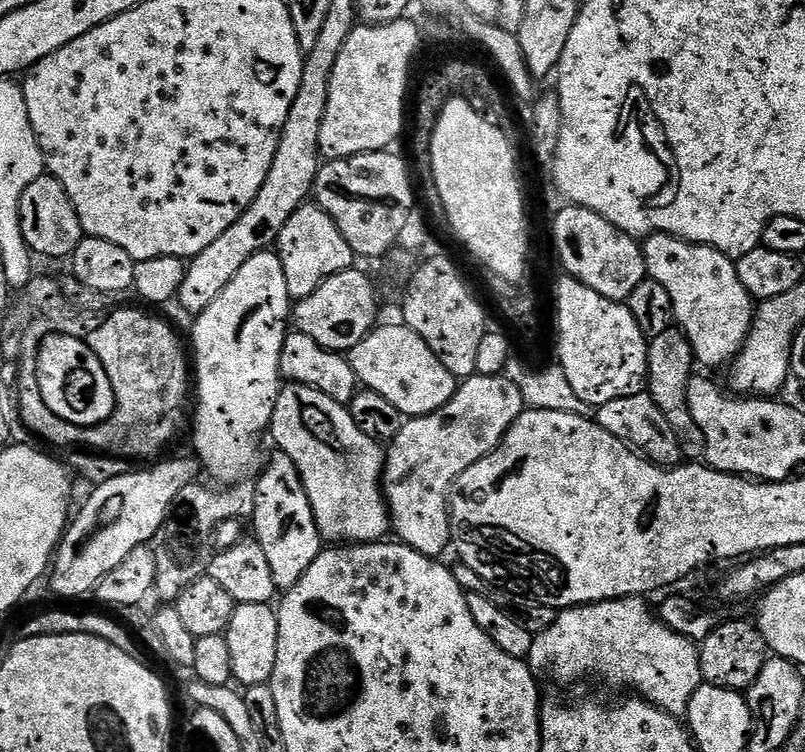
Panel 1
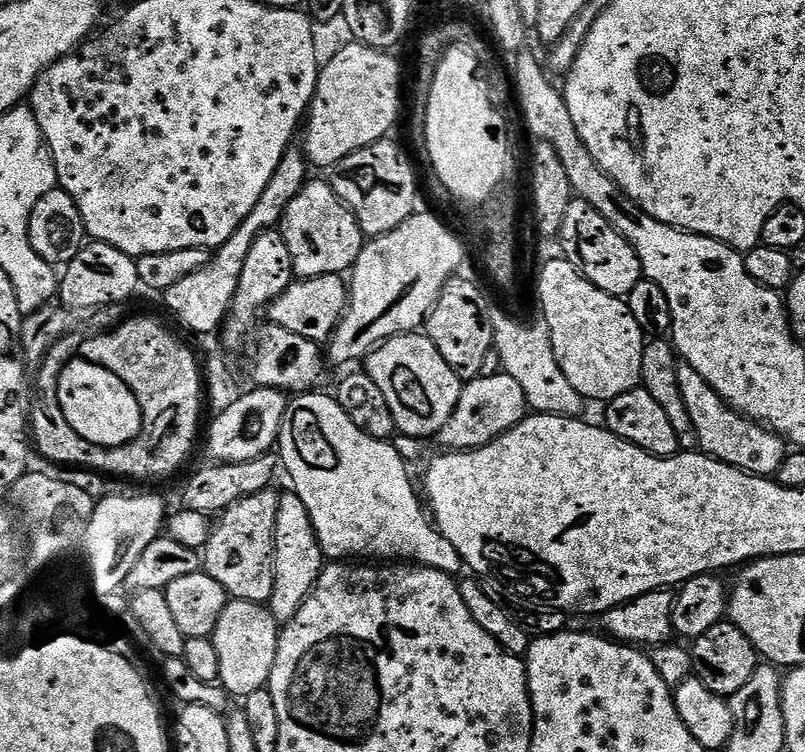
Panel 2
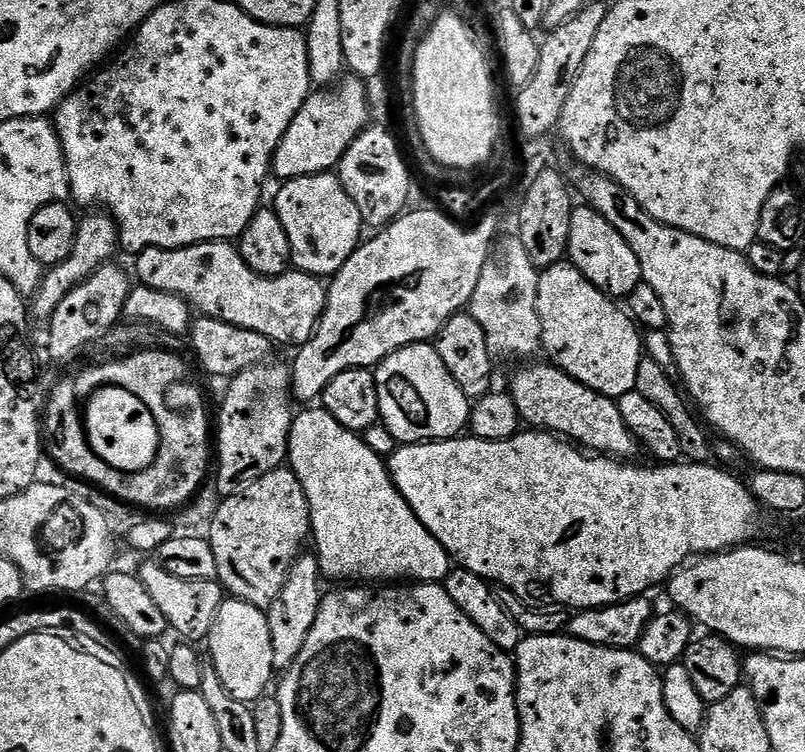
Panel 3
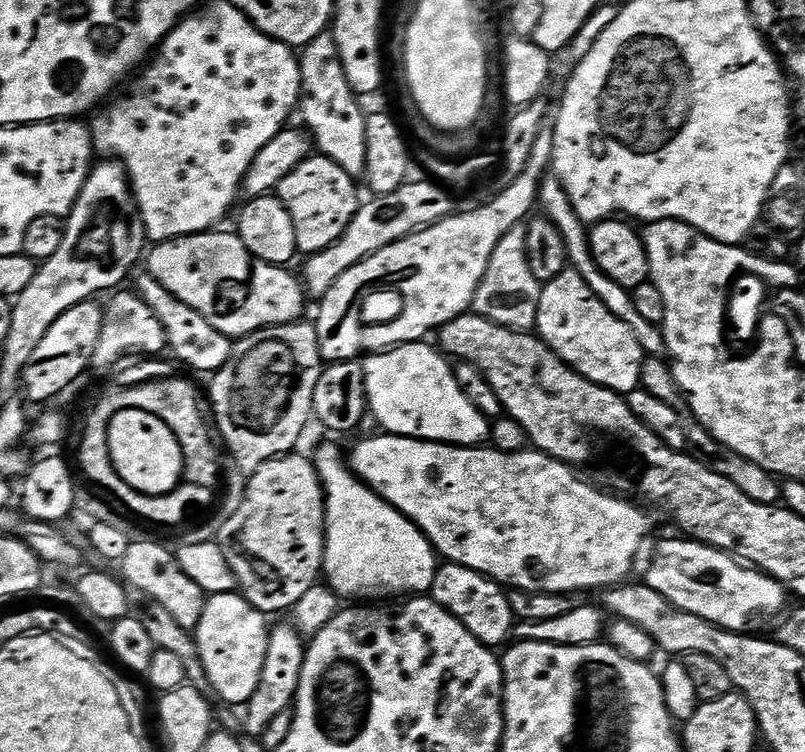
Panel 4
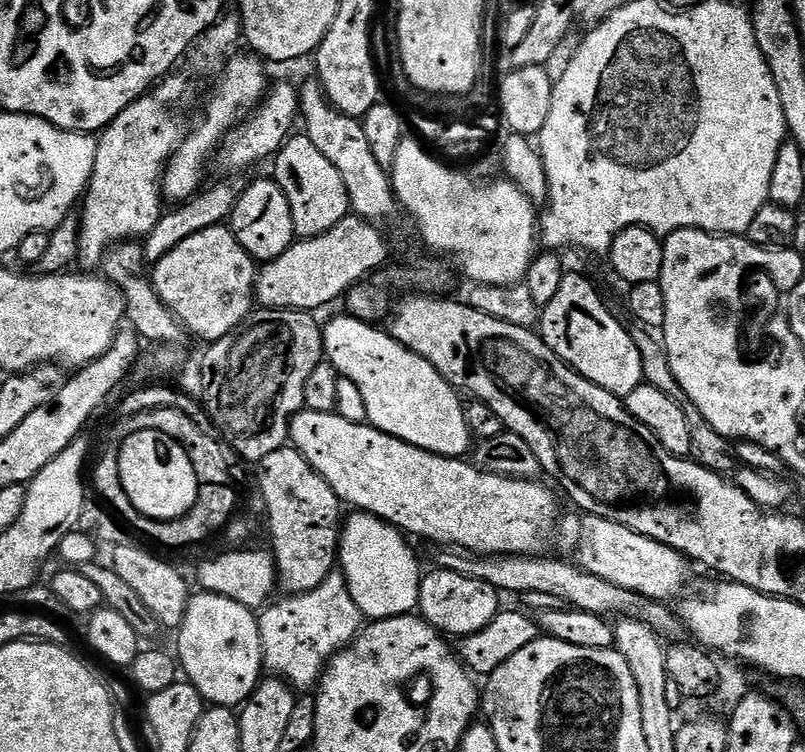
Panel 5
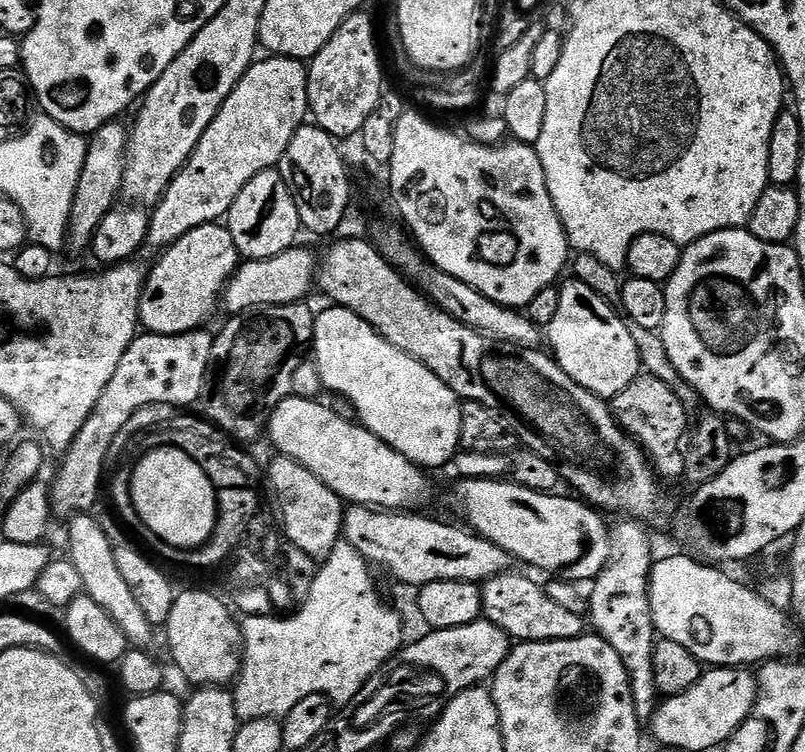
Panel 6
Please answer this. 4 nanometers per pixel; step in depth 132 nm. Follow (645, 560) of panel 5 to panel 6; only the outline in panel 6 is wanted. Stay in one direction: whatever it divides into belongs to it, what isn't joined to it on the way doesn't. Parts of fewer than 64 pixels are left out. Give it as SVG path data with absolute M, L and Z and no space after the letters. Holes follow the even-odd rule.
M461 479L459 483L456 508L464 515L463 523L494 546L502 546L513 561L552 572L548 574L556 578L591 582L612 559L609 525L604 525L605 517L583 499L530 490L507 480Z

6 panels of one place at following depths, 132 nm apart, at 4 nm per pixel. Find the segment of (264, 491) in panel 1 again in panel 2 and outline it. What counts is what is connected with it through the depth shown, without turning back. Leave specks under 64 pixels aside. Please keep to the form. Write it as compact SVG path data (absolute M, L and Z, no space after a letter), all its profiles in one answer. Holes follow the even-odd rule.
M284 494L280 497L278 514L276 515L276 577L274 590L269 598L267 608L272 611L276 623L288 624L306 602L312 587L318 582L320 571L324 569L326 557L320 548L318 538L314 534L314 526L310 522L310 514L295 494Z

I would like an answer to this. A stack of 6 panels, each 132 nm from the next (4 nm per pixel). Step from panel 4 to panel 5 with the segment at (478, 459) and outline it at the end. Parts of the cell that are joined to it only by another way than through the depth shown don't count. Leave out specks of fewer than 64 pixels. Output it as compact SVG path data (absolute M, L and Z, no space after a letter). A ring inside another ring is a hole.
M299 412L292 419L291 443L310 462L310 466L334 490L345 505L370 512L399 528L409 537L421 536L440 546L451 546L477 557L523 556L545 551L552 527L556 524L556 496L540 484L539 479L515 480L498 474L481 472L475 463L454 456L439 456L413 444L402 442L385 432L379 432L367 422L355 424L336 412Z

